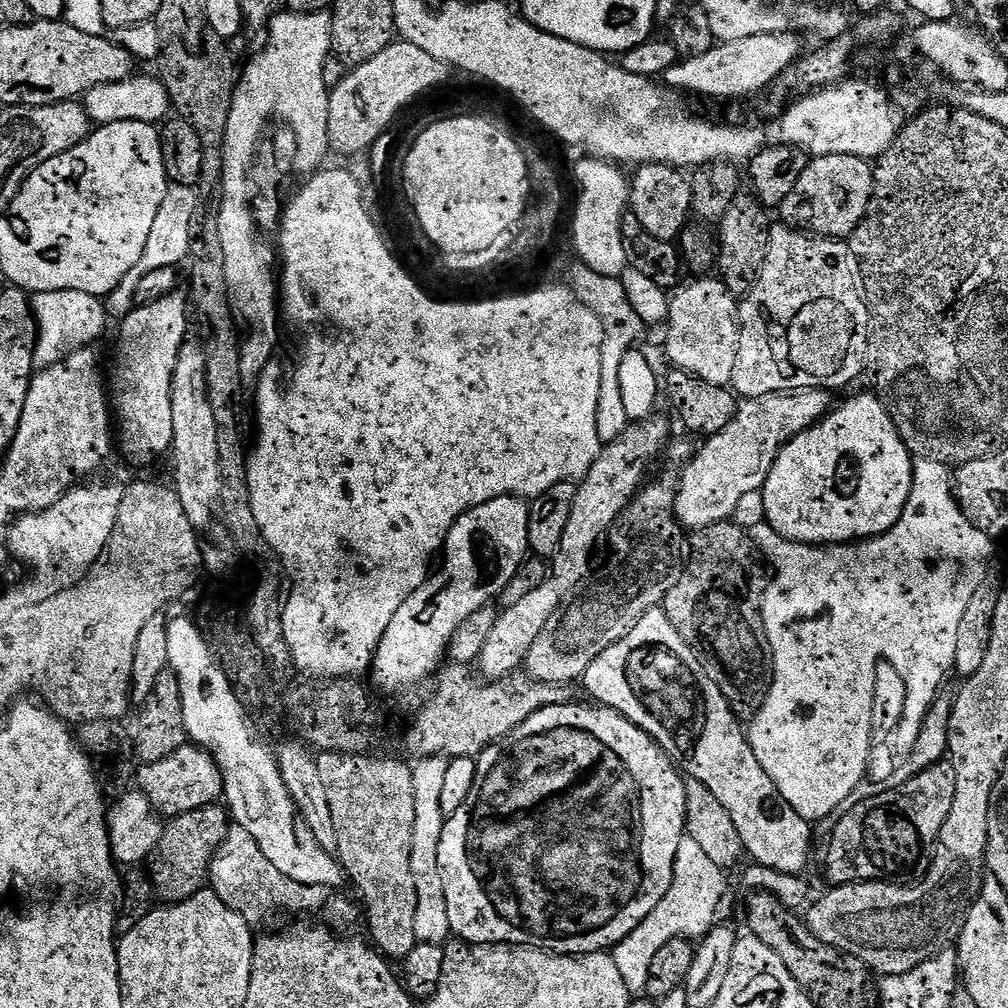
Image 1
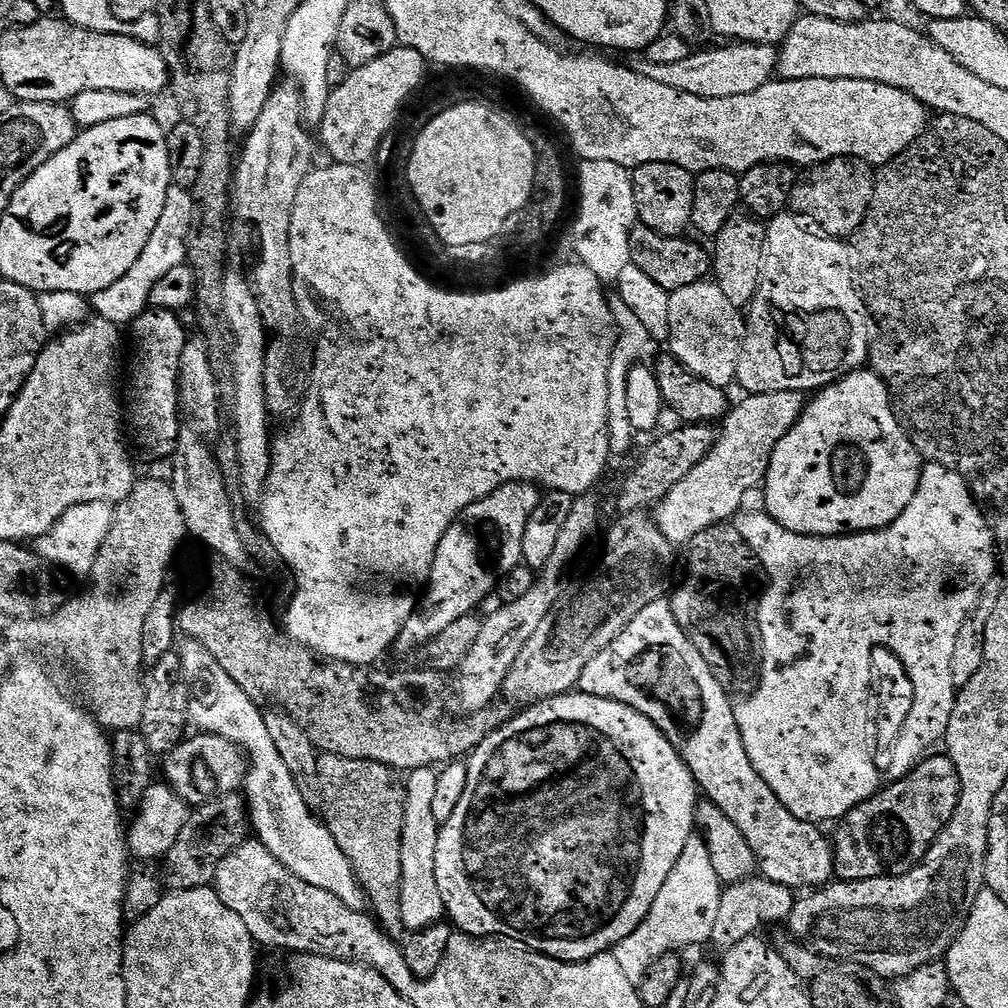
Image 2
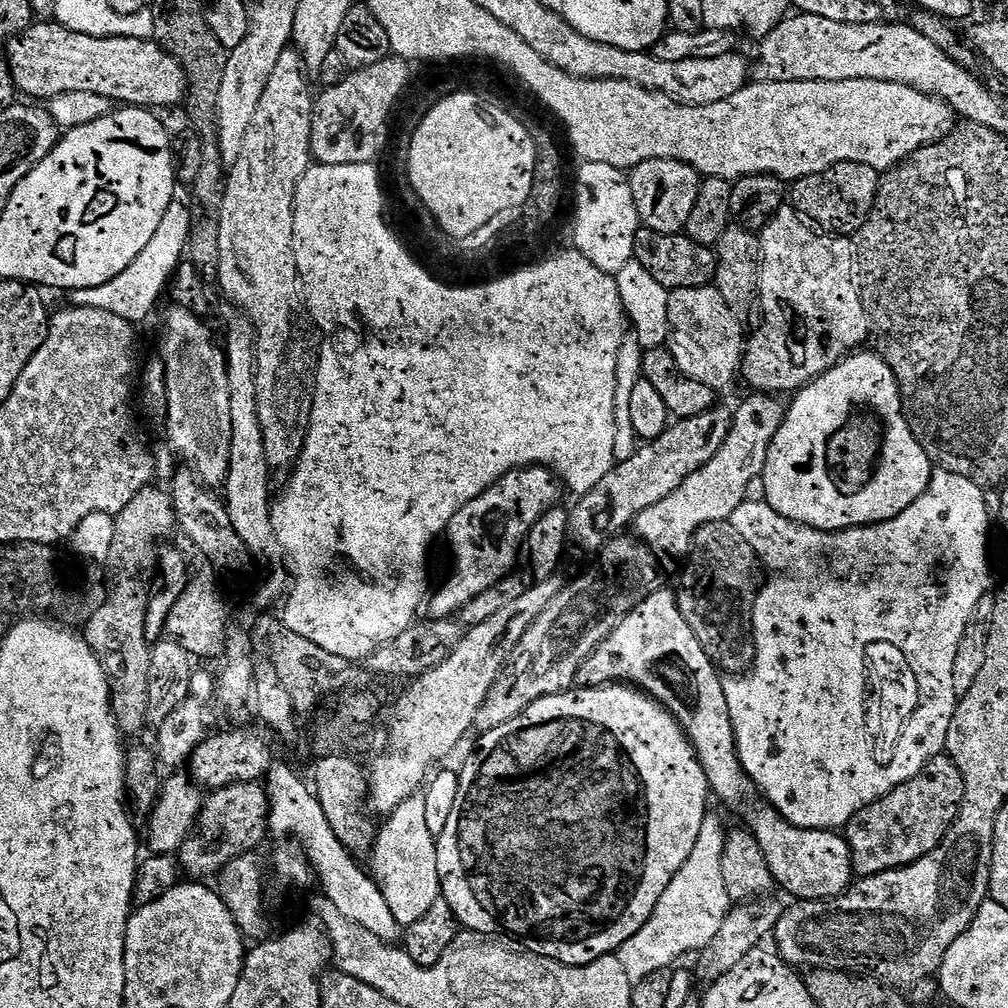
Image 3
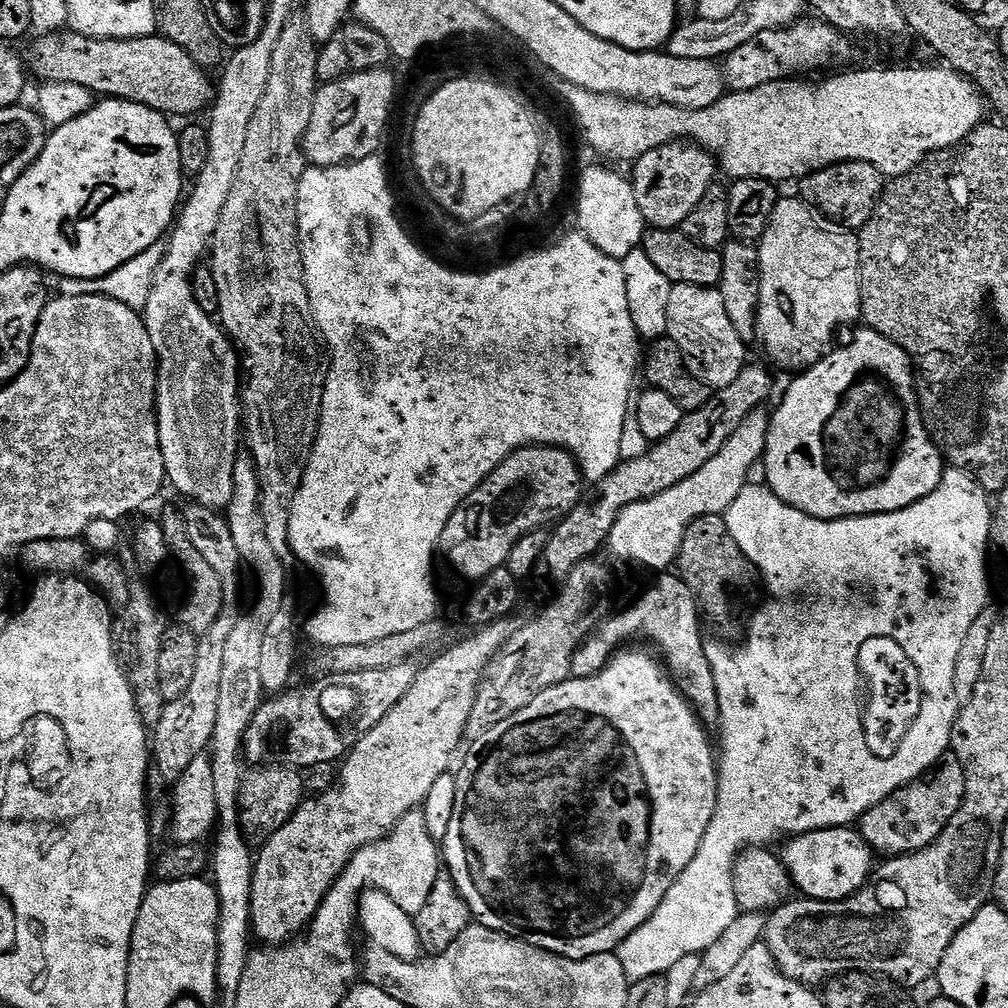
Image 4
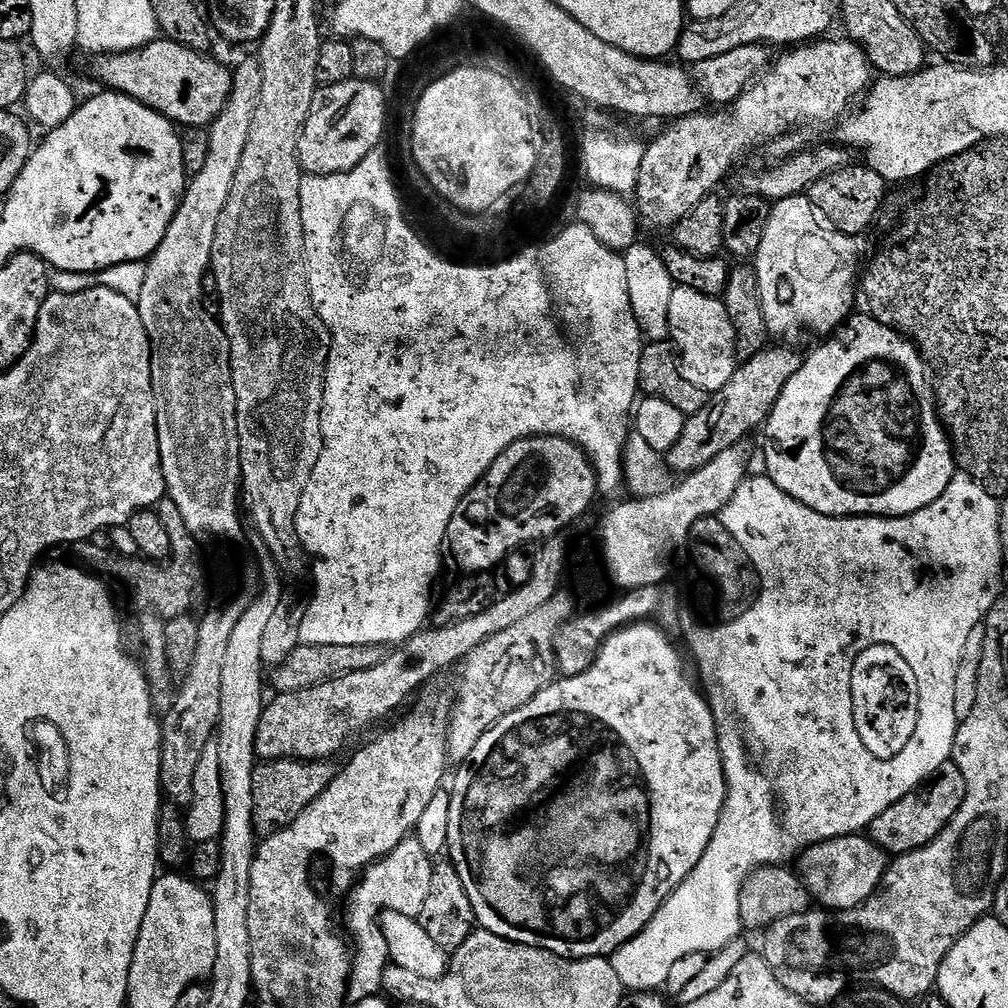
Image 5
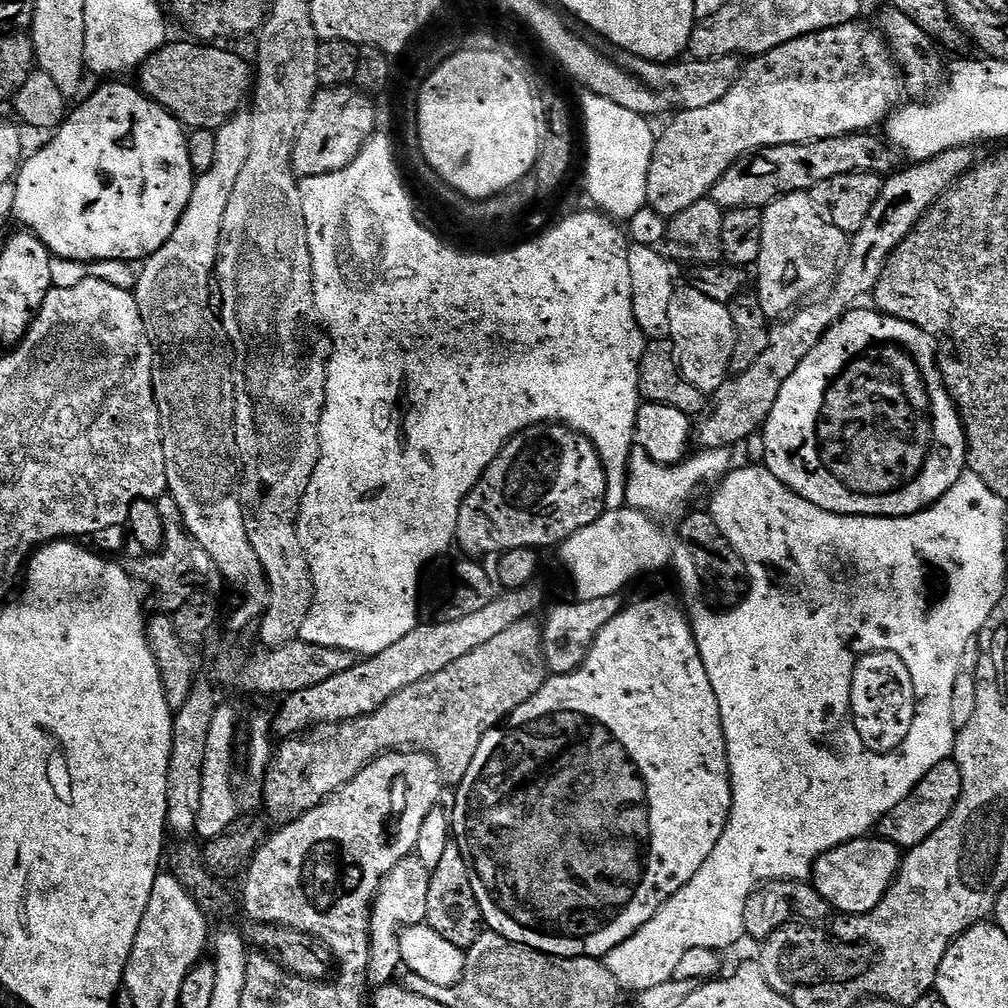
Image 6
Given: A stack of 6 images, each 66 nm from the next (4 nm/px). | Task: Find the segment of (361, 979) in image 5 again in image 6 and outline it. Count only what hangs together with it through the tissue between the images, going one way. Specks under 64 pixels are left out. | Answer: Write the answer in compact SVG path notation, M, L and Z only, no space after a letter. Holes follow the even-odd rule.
M415 854L407 856L388 874L380 888L376 891L376 900L372 903L372 917L370 918L370 960L368 962L367 983L372 986L393 983L397 979L396 971L401 971L402 961L400 959L400 934L403 929L413 928L415 924L426 921L426 894L430 894L429 869L422 866L422 862Z

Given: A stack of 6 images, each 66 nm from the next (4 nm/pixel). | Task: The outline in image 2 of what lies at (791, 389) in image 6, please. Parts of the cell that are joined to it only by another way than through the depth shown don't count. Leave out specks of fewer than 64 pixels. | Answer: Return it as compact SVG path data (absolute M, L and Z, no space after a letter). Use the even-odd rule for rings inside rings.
M857 370L819 389L805 403L798 422L778 442L762 485L765 509L786 530L800 535L874 532L892 524L910 506L910 498L920 485L921 471L922 458L892 409L892 395L884 379L877 372Z

